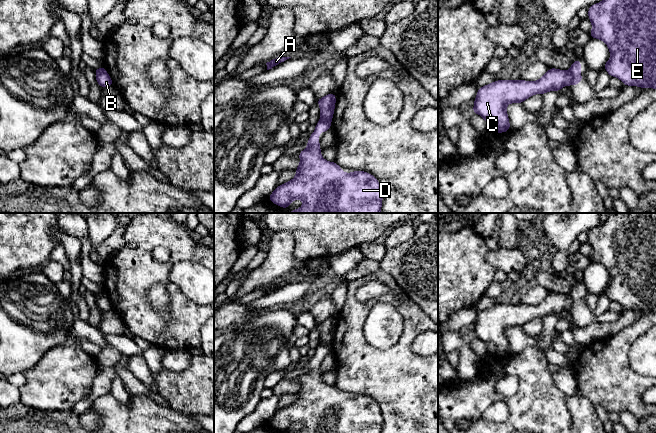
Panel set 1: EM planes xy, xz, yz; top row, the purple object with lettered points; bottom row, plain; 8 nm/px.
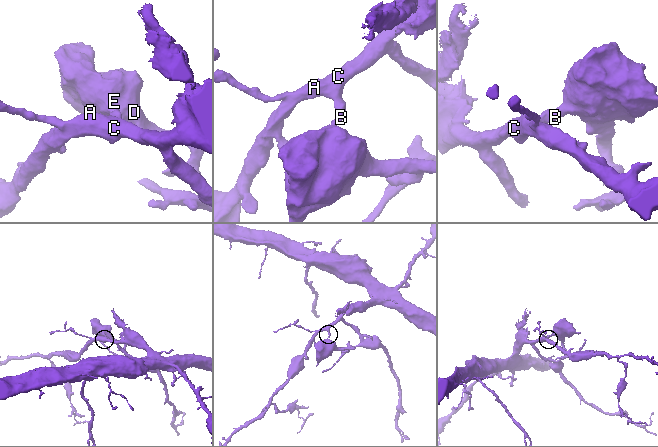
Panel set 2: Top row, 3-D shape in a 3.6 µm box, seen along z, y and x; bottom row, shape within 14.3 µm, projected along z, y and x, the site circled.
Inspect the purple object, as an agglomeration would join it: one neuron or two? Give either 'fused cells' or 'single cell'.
fused cells

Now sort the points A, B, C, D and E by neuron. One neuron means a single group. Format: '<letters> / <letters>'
A B C / D E

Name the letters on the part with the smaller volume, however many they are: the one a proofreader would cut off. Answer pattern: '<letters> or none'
D, E

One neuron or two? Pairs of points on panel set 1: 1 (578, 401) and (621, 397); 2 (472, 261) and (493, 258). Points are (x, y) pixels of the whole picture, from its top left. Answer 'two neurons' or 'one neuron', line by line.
1: two neurons
2: two neurons

